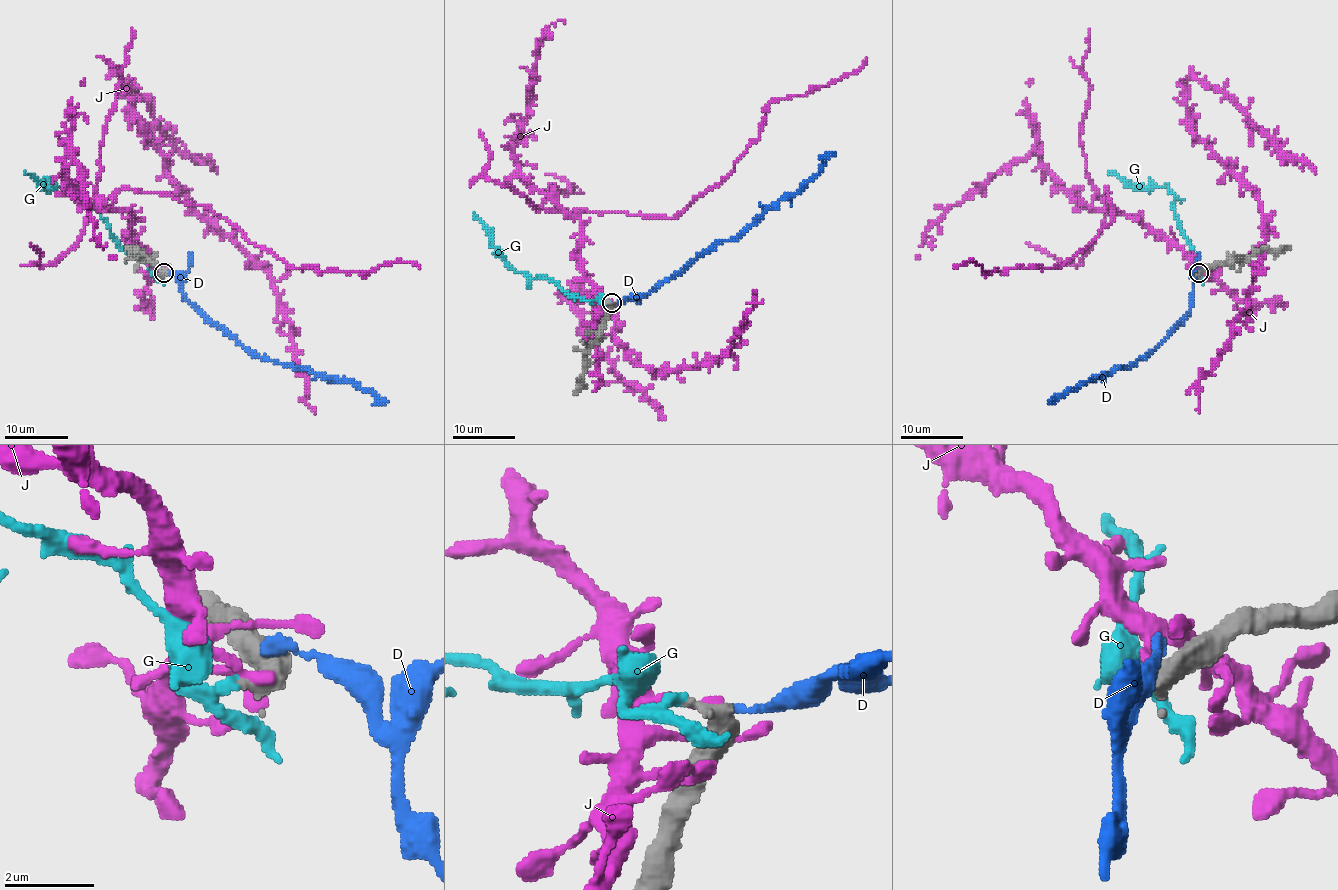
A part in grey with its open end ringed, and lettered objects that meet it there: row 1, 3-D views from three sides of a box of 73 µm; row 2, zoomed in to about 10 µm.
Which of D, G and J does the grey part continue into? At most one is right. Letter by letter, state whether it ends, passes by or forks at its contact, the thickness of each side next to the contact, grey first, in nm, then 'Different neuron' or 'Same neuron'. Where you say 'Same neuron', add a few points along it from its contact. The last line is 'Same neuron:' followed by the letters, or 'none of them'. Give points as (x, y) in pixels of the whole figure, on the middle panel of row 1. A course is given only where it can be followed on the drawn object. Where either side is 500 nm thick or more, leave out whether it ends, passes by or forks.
D: It ends there. Thickness 440 nm (grey) against 260 nm. Different neuron
G: It passes by. Thickness 360 nm (grey) against 240 nm. Different neuron
J: Thickness 550 nm (grey) against 240 nm. Different neuron
Same neuron: none of them

